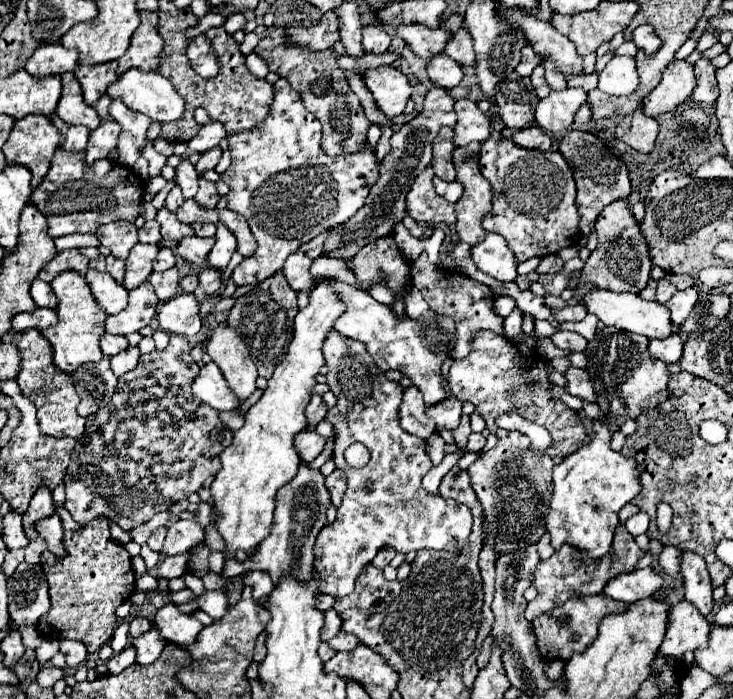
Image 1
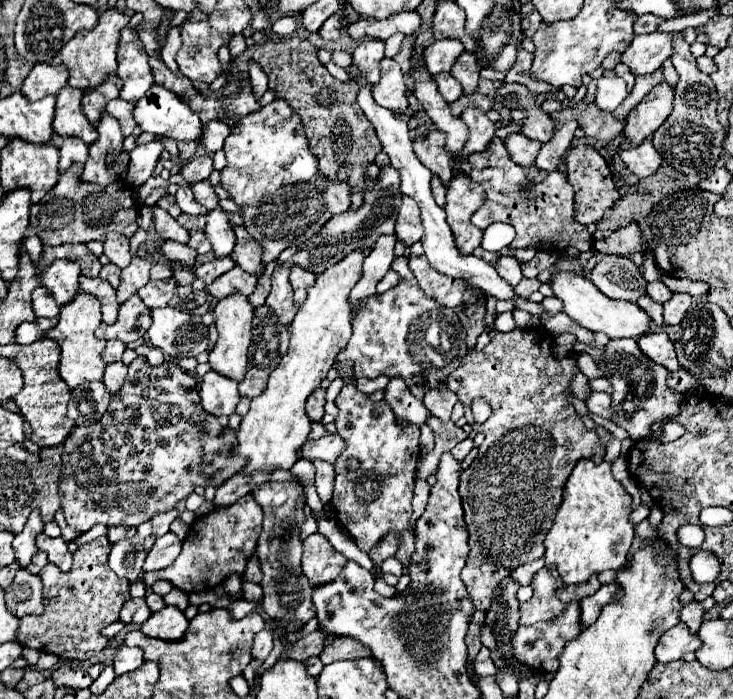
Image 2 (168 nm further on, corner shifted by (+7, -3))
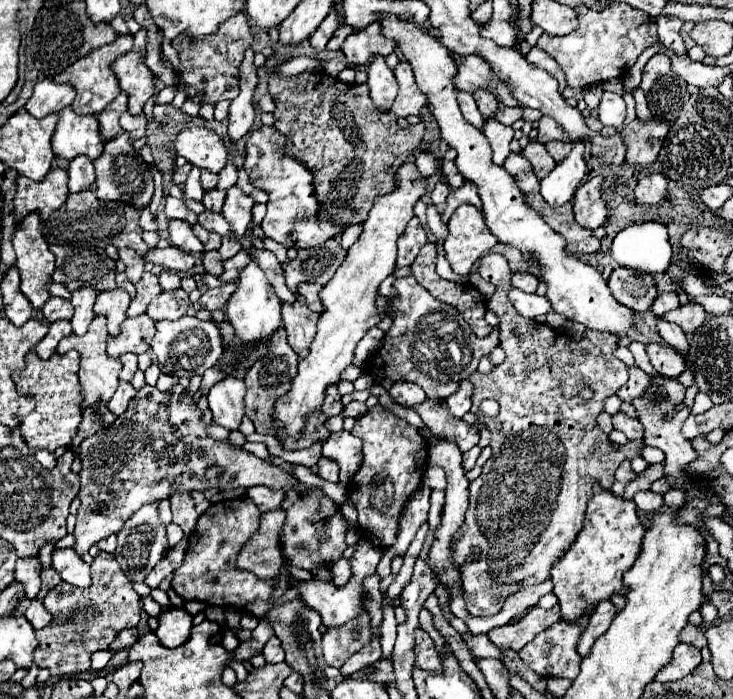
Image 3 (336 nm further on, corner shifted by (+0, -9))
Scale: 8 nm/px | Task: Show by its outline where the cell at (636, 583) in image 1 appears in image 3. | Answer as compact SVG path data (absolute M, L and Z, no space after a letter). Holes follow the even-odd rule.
M601 601L601 603L597 605L595 613L589 617L589 625L587 625L587 629L583 631L583 635L581 635L581 639L579 639L577 651L579 651L581 657L587 657L589 651L591 651L591 645L595 643L595 639L609 629L609 625L611 625L611 621L613 621L611 617L615 617L615 607L613 607L613 603L611 603L611 601Z

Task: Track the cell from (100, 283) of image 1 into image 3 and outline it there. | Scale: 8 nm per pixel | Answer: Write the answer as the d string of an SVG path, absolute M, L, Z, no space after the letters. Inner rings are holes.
M113 289L113 291L103 291L97 295L95 303L95 315L103 315L109 321L109 335L117 337L121 333L121 323L125 321L125 313L129 309L131 297L125 289Z

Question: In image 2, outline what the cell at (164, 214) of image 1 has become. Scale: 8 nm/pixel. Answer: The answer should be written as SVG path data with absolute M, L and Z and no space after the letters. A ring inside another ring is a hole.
M158 205L154 207L154 227L160 239L174 239L180 243L188 243L188 231L176 223L168 213L164 213Z

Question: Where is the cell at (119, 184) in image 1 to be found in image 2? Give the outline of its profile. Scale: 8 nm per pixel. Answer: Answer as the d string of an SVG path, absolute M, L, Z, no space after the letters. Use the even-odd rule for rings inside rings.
M74 163L70 167L70 171L62 171L56 187L52 187L52 191L48 191L40 203L30 207L30 225L36 231L36 235L42 239L42 243L44 245L62 245L62 243L88 243L92 239L104 241L108 231L118 231L118 233L130 237L138 229L138 223L136 223L138 203L134 199L134 191L124 181L110 183L108 187L100 187L96 183L84 183L84 181L80 181L80 173L82 173L80 163Z

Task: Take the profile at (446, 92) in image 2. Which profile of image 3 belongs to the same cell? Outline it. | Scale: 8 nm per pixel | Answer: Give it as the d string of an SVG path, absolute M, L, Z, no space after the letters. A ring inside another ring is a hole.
M459 91L457 101L459 101L459 107L461 107L463 117L465 117L473 127L477 127L477 129L481 131L483 125L485 125L485 119L481 117L481 113L479 113L479 109L477 109L477 105L475 105L473 95L471 95L471 93L465 93L465 91Z

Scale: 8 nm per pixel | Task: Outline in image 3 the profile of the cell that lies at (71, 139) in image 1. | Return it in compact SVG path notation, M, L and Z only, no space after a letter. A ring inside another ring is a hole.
M83 155L71 159L67 173L69 173L69 193L79 193L83 189L89 189L95 183L93 161Z

